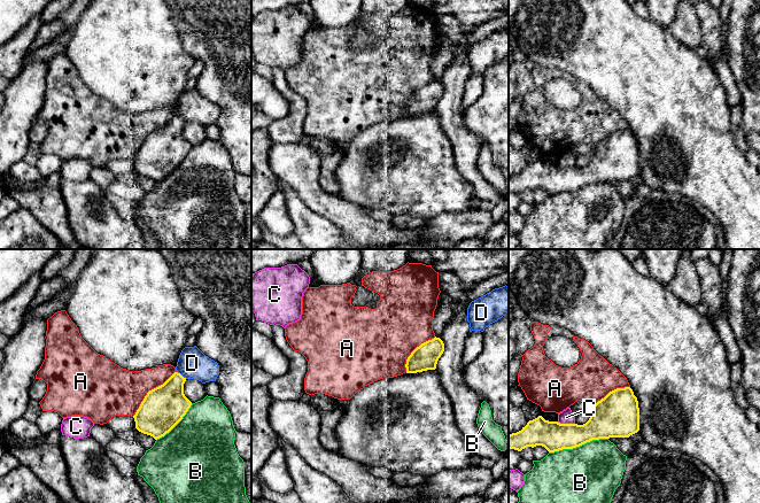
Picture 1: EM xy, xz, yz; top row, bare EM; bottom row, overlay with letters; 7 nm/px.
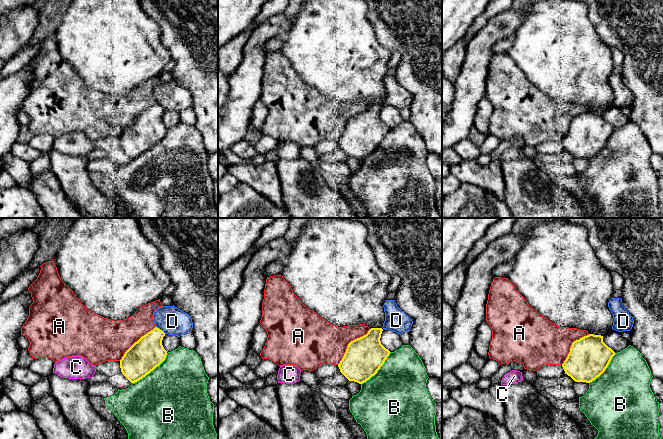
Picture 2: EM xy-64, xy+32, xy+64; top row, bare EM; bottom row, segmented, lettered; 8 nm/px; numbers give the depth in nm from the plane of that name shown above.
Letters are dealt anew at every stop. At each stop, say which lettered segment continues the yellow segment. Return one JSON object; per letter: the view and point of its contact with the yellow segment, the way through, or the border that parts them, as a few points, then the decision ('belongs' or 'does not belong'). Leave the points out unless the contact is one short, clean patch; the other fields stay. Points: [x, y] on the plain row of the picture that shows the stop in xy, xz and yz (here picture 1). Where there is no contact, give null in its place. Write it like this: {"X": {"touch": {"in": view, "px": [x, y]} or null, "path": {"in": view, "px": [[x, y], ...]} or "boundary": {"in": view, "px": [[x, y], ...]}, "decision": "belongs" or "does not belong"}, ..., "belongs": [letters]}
{"A": {"touch": {"in": "xy", "px": [149, 133]}, "decision": "does not belong"}, "B": {"touch": {"in": "yz", "px": [578, 188]}, "decision": "does not belong"}, "C": {"touch": {"in": "yz", "px": [566, 167]}, "boundary": {"in": "yz", "px": [[557, 164], [574, 167]]}, "decision": "does not belong"}, "D": {"touch": {"in": "xy", "px": [180, 117]}, "decision": "belongs"}, "belongs": ["D"]}

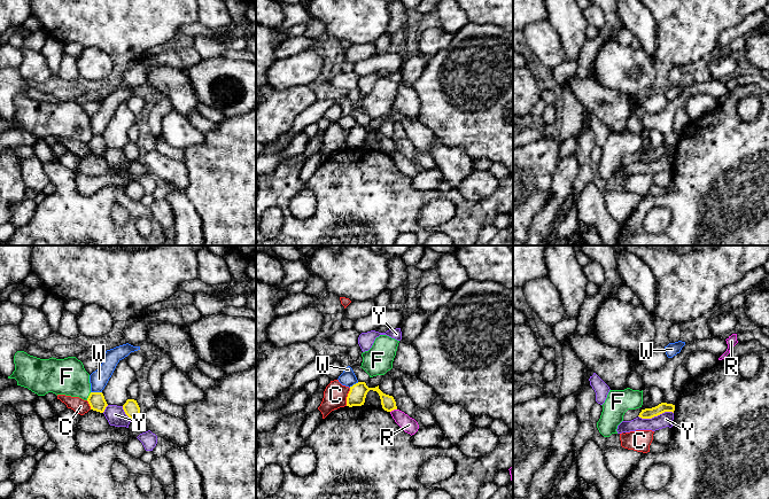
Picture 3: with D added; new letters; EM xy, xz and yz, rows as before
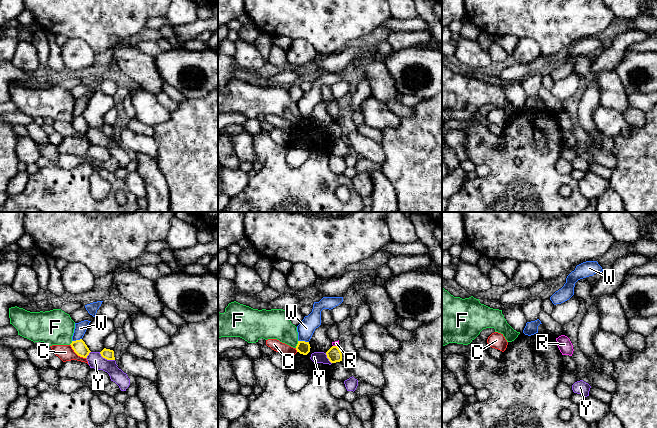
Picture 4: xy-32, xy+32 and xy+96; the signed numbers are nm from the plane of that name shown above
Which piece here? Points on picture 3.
{"C": {"touch": {"in": "xz", "px": [347, 140]}, "decision": "does not belong"}, "F": {"touch": {"in": "xy", "px": [88, 139]}, "decision": "does not belong"}, "R": {"touch": {"in": "xz", "px": [393, 153]}, "boundary": {"in": "xz", "px": [[396, 151], [390, 155]]}, "decision": "does not belong"}, "W": {"touch": {"in": "xy", "px": [96, 135]}, "decision": "does not belong"}, "Y": {"touch": {"in": "yz", "px": [655, 158]}, "decision": "does not belong"}, "belongs": []}

